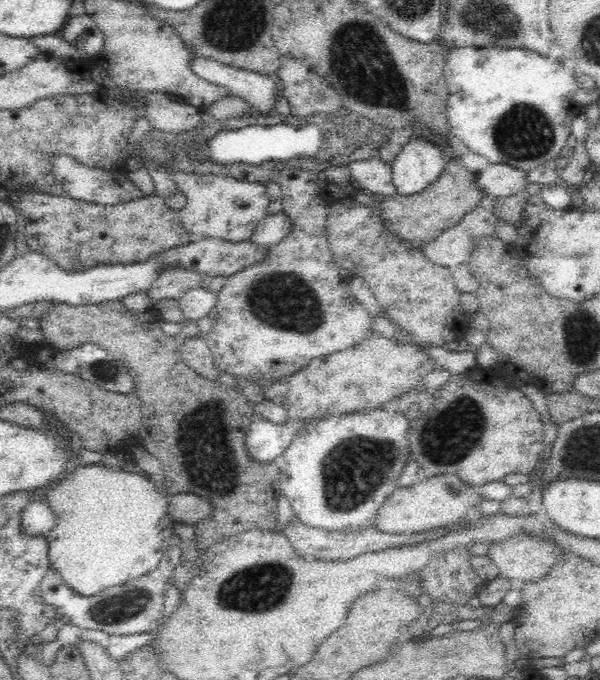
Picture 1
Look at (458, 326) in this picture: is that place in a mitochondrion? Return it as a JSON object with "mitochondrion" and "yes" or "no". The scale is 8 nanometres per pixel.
{"mitochondrion":"no"}

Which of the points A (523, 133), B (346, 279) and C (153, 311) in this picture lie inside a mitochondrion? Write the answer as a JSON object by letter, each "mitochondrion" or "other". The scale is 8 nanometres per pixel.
{"A":"mitochondrion","B":"other","C":"other"}

